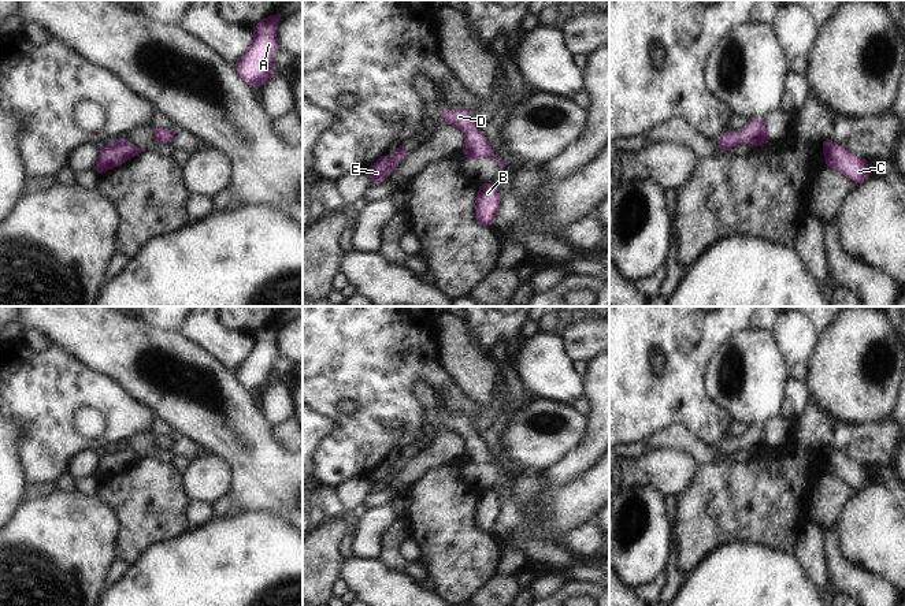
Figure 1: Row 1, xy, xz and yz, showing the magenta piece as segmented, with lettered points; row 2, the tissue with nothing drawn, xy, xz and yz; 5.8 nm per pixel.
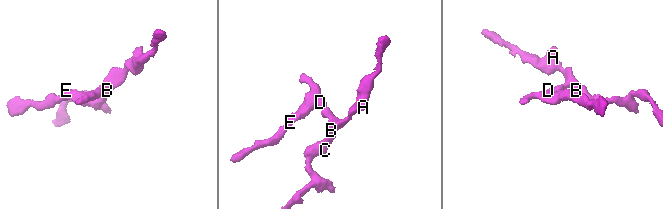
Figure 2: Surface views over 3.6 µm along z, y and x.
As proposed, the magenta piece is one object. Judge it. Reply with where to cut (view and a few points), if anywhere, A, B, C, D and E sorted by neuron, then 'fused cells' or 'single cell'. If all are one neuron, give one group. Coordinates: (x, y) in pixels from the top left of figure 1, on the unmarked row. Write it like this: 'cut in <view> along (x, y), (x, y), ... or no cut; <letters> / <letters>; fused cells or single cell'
no cut; A B C D E; single cell

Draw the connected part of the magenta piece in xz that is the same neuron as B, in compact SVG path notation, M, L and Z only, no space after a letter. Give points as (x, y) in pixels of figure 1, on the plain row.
M494 488L479 492L475 509L475 527L483 532L492 531L501 512L501 502Z

